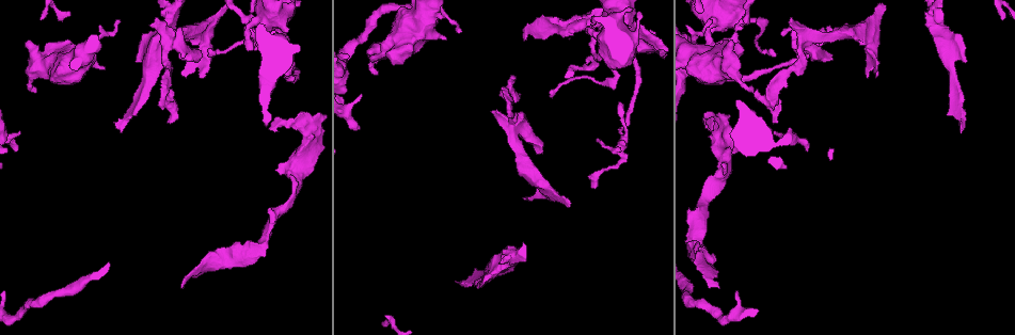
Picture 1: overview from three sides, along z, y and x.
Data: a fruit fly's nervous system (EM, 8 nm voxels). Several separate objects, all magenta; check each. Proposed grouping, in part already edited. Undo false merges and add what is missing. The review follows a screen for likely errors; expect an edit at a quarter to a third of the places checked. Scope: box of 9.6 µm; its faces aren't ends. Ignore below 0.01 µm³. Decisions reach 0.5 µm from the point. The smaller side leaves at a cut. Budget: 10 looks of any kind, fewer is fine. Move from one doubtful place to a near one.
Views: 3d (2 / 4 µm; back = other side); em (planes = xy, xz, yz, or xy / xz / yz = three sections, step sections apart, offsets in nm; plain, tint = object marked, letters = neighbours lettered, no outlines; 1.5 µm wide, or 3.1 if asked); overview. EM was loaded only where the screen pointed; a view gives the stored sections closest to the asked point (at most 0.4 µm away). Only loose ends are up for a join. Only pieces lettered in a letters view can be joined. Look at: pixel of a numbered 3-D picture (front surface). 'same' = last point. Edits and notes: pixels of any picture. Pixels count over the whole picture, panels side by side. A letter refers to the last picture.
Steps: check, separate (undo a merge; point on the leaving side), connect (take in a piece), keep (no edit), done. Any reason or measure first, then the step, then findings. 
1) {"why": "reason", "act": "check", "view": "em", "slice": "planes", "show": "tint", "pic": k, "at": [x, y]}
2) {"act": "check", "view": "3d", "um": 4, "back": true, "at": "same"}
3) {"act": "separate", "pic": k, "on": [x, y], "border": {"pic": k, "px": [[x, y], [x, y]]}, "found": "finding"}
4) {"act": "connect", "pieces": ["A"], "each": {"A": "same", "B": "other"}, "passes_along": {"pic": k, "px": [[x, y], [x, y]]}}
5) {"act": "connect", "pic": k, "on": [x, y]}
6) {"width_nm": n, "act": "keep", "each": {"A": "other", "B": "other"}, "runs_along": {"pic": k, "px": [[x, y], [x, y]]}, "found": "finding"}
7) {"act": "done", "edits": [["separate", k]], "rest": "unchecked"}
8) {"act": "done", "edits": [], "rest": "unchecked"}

{"why": "branch stops here", "act": "check", "view": "3d", "um": 2, "back": true, "pic": 1, "at": [213, 33]}

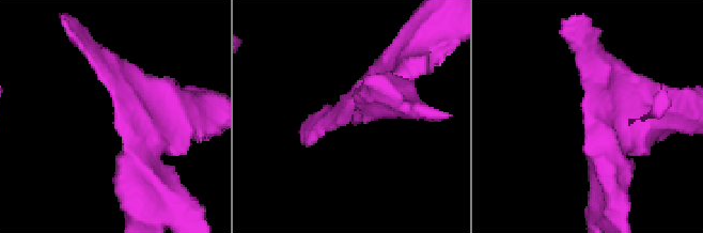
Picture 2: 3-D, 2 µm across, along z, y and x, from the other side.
{"act": "check", "view": "em", "slice": "xy", "step": 8, "show": "plain", "pic": 2, "at": [118, 112]}

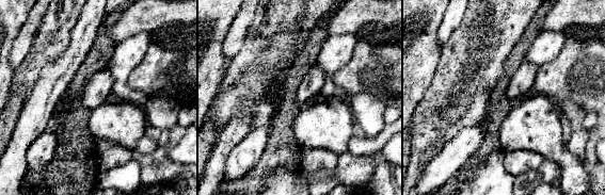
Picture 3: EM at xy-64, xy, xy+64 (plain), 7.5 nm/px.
{"act": "check", "view": "em", "slice": "xy", "step": 8, "show": "letters", "at": "same"}

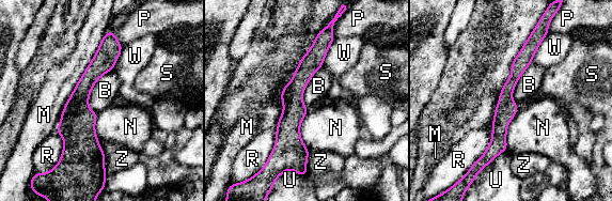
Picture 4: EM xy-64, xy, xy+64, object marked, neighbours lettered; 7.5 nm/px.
{"longest_contact_nm": ["M", 900], "act": "keep", "each": {"B": "other", "M": "other", "N": "other", "P": "other", "R": "other", "S": "other", "U": "other", "W": "other", "Z": "other"}, "found": "none of them fits"}

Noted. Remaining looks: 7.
{"why": "an open end", "act": "check", "view": "em", "slice": "yz", "step": 4, "show": "letters", "pic": 1, "at": [792, 18]}

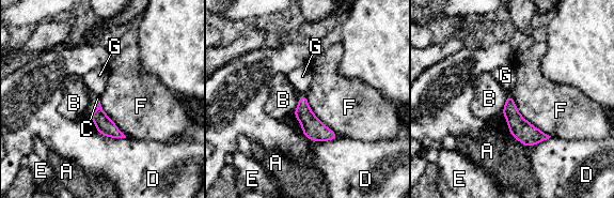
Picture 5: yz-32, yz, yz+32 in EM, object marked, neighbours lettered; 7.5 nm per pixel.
{"act": "connect", "pieces": ["C"], "each": {"A": "other", "B": "other", "C": "same", "D": "other", "E": "other", "F": "other", "G": "other"}, "passes_along": {"pic": 5, "px": [[105, 125], [97, 109], [93, 98]]}, "found": "it goes on there"}

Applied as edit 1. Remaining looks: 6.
{"why": "see it whole again", "act": "check", "view": "overview"}

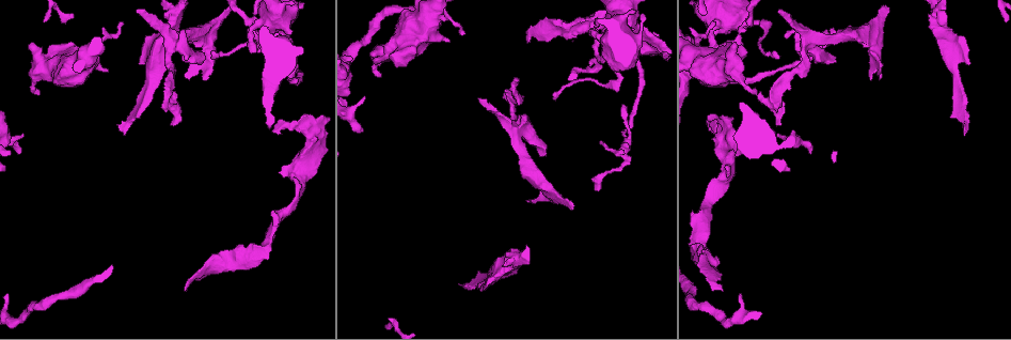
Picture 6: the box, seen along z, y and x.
{"why": "branch stops here", "act": "check", "view": "3d", "um": 4, "pic": 6, "at": [361, 129]}

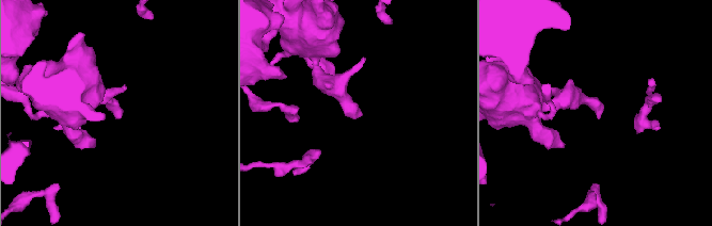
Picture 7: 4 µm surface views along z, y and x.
{"act": "check", "view": "em", "slice": "xz", "step": 8, "show": "letters", "pic": 7, "at": [121, 115]}

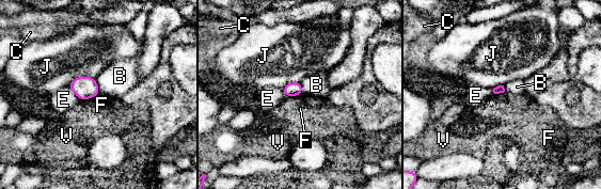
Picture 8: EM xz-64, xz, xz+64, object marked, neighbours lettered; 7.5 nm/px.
{"act": "check", "view": "em", "slice": "xy", "step": 8, "show": "letters", "at": "same"}

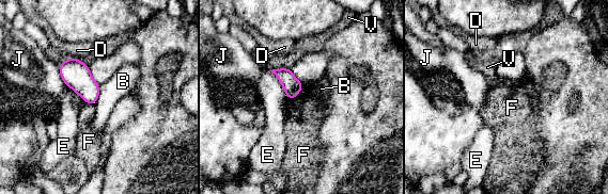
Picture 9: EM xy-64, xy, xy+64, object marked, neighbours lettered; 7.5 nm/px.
{"act": "keep", "each": {"B": "other", "D": "other", "E": "other", "F": "other", "J": "other", "V": "other"}, "border": {"pic": 9, "px": [[99, 85], [97, 100], [93, 104]]}, "found": "none of them fits"}

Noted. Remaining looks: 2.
{"act": "done", "edits": [["connect", 5]], "rest": "unchecked"}

